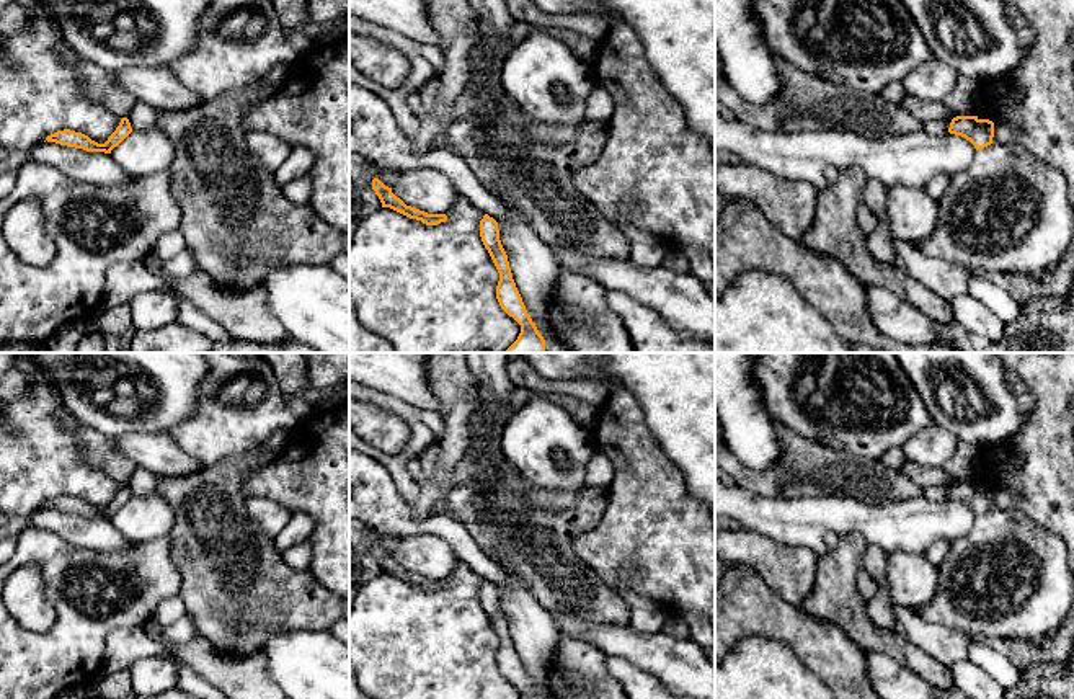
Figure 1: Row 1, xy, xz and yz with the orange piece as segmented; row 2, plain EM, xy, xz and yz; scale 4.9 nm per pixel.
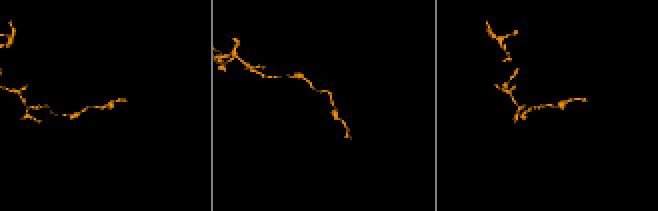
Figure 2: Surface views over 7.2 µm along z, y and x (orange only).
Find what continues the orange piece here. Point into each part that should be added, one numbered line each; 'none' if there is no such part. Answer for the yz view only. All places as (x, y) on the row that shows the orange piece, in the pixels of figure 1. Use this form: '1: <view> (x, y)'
none

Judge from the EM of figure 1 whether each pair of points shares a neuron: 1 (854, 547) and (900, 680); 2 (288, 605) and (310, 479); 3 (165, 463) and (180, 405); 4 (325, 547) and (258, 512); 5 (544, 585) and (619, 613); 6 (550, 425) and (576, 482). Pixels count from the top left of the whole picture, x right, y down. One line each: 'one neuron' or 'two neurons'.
1: two neurons
2: two neurons
3: two neurons
4: two neurons
5: one neuron
6: one neuron

